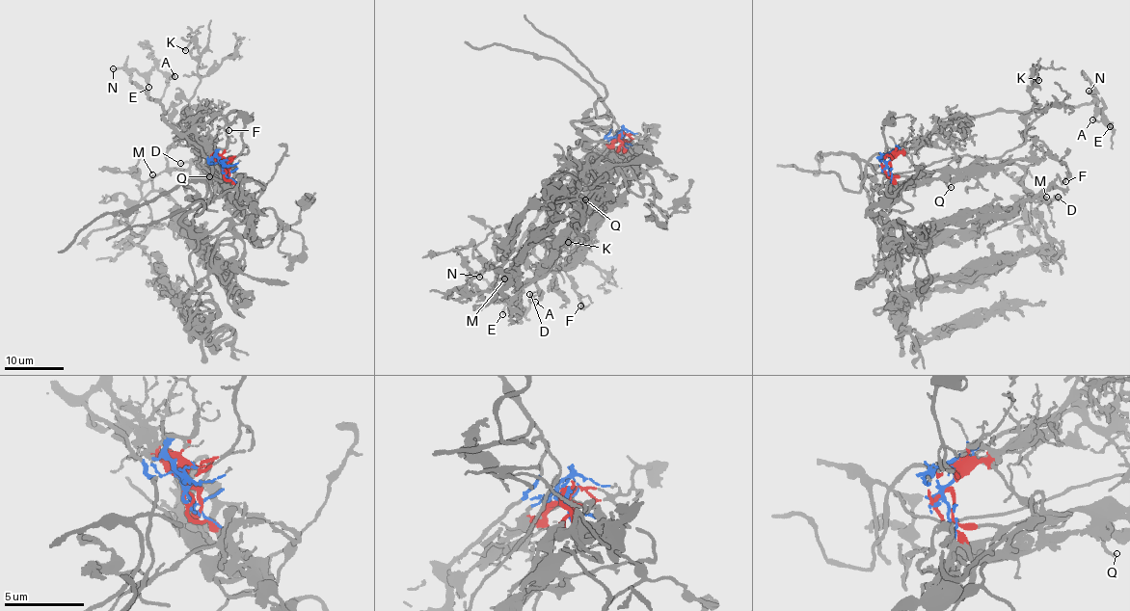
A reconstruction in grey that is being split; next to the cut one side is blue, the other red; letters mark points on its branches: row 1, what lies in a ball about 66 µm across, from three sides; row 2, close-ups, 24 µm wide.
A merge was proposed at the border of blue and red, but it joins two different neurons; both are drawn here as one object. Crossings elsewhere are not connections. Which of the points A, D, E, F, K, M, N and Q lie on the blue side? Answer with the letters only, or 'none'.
A, E, N

